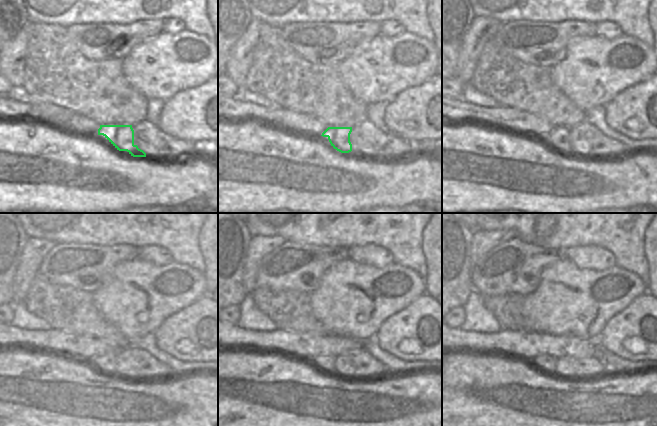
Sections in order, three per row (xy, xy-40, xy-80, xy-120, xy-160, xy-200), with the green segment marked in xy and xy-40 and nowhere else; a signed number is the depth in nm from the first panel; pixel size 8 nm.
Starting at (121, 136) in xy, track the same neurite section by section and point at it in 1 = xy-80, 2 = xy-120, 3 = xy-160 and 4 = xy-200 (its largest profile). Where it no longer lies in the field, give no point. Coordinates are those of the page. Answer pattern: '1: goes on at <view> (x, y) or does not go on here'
1: goes on at xy-80 (559, 138)
2: goes on at xy-120 (106, 364)
3: goes on at xy-160 (325, 364)
4: goes on at xy-200 (546, 363)

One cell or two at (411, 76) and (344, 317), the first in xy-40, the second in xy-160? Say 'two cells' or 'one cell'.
one cell

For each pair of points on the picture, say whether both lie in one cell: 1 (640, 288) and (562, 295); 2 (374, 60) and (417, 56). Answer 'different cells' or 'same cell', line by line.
1: same cell
2: same cell

